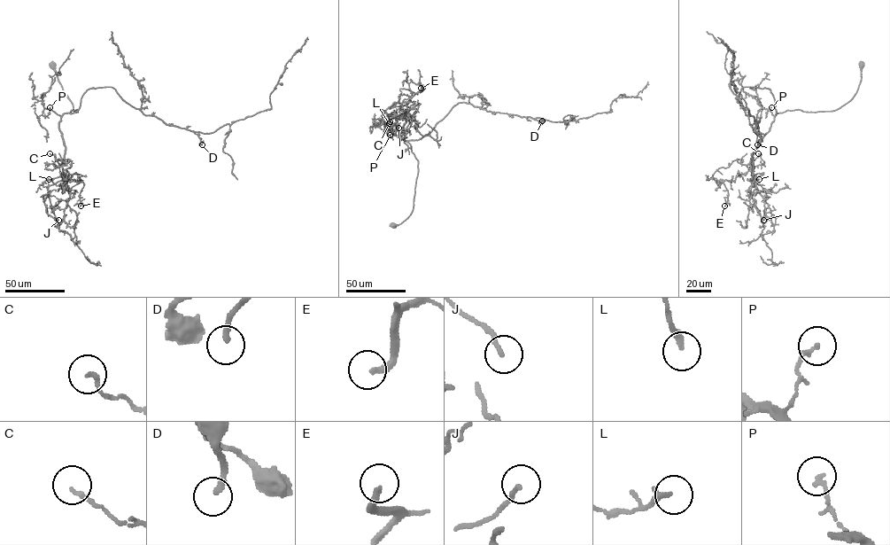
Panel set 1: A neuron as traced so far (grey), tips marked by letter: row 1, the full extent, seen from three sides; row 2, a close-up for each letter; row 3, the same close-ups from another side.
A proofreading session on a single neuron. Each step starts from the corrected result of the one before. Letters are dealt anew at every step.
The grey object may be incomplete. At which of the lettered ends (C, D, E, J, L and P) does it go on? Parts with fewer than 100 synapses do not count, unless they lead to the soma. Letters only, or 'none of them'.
D

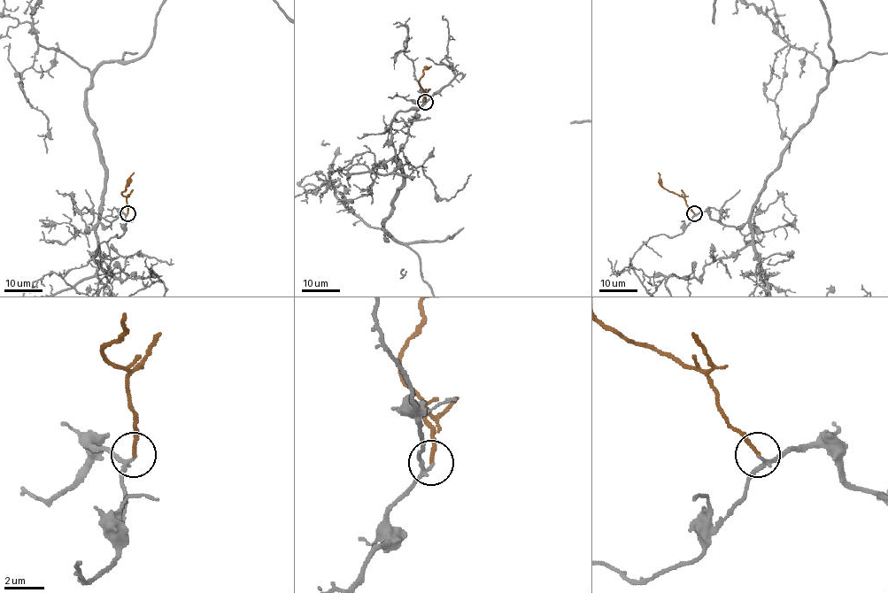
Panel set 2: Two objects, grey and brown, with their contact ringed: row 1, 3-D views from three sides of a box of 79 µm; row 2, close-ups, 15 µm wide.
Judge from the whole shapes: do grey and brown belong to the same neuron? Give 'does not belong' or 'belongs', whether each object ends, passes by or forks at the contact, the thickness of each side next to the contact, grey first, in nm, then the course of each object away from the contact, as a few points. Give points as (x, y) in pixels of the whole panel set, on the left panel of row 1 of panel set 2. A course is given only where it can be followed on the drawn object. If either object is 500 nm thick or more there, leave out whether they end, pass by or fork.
belongs; grey passes by; brown ends there; 150 nm thick on the grey side, 180 nm on the other; grey runs (128, 213), (100, 222), (105, 168), (87, 89), (101, 65), (145, 50), (141, 58), (131, 51); brown runs (127, 213), (126, 197), (121, 193), (134, 172)

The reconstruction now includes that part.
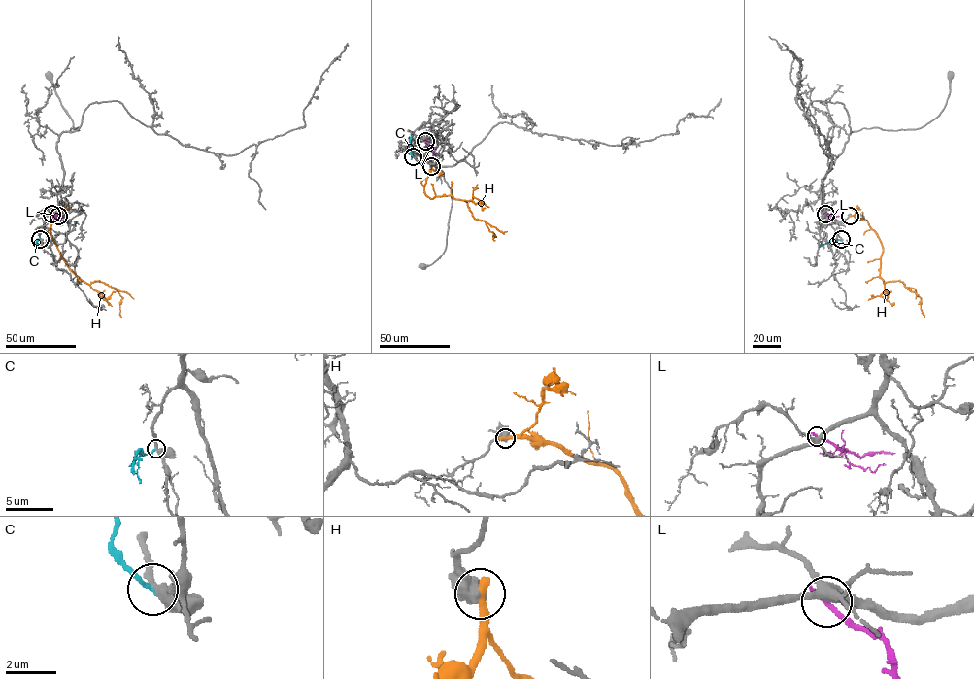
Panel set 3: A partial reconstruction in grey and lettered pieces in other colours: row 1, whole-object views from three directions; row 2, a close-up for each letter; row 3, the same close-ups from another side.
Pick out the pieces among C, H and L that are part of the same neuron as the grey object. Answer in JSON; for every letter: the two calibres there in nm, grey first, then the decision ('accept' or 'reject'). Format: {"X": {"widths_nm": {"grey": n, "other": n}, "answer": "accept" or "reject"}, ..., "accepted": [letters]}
{"C": {"widths_nm": {"grey": 320, "other": 160}, "answer": "reject"}, "H": {"widths_nm": {"grey": 700, "other": 400}, "answer": "reject"}, "L": {"widths_nm": {"grey": 400, "other": 240}, "answer": "reject"}, "accepted": []}

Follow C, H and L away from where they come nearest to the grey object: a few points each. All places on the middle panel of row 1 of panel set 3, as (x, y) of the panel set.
C: (413, 156), (410, 142), (412, 135)
H: (432, 166), (424, 193), (431, 198), (451, 195), (464, 200), (472, 216), (493, 232), (494, 240)
L: (425, 141), (437, 154)

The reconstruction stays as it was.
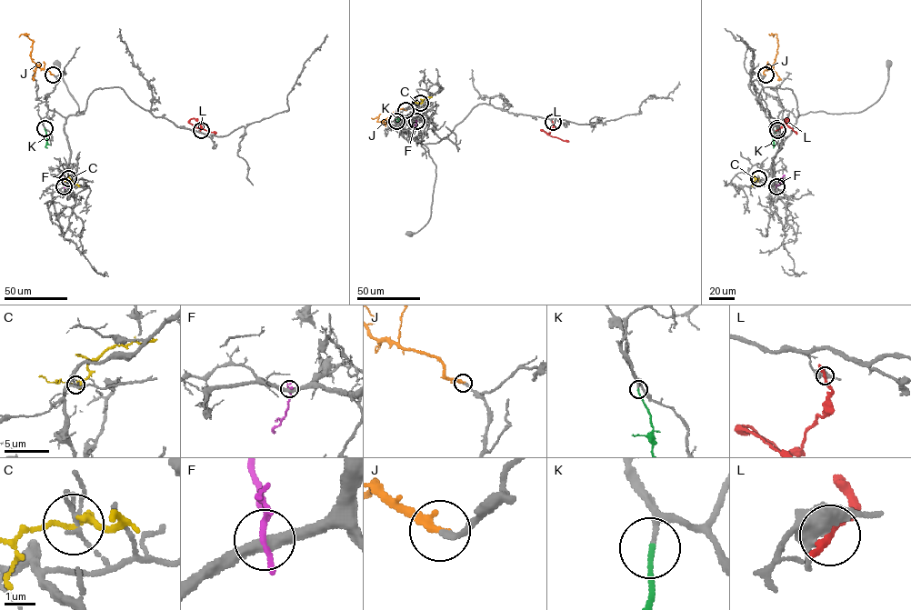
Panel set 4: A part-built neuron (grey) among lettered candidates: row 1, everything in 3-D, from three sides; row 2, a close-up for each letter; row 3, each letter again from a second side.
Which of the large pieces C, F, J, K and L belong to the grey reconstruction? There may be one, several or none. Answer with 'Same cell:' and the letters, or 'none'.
Same cell: J, K

